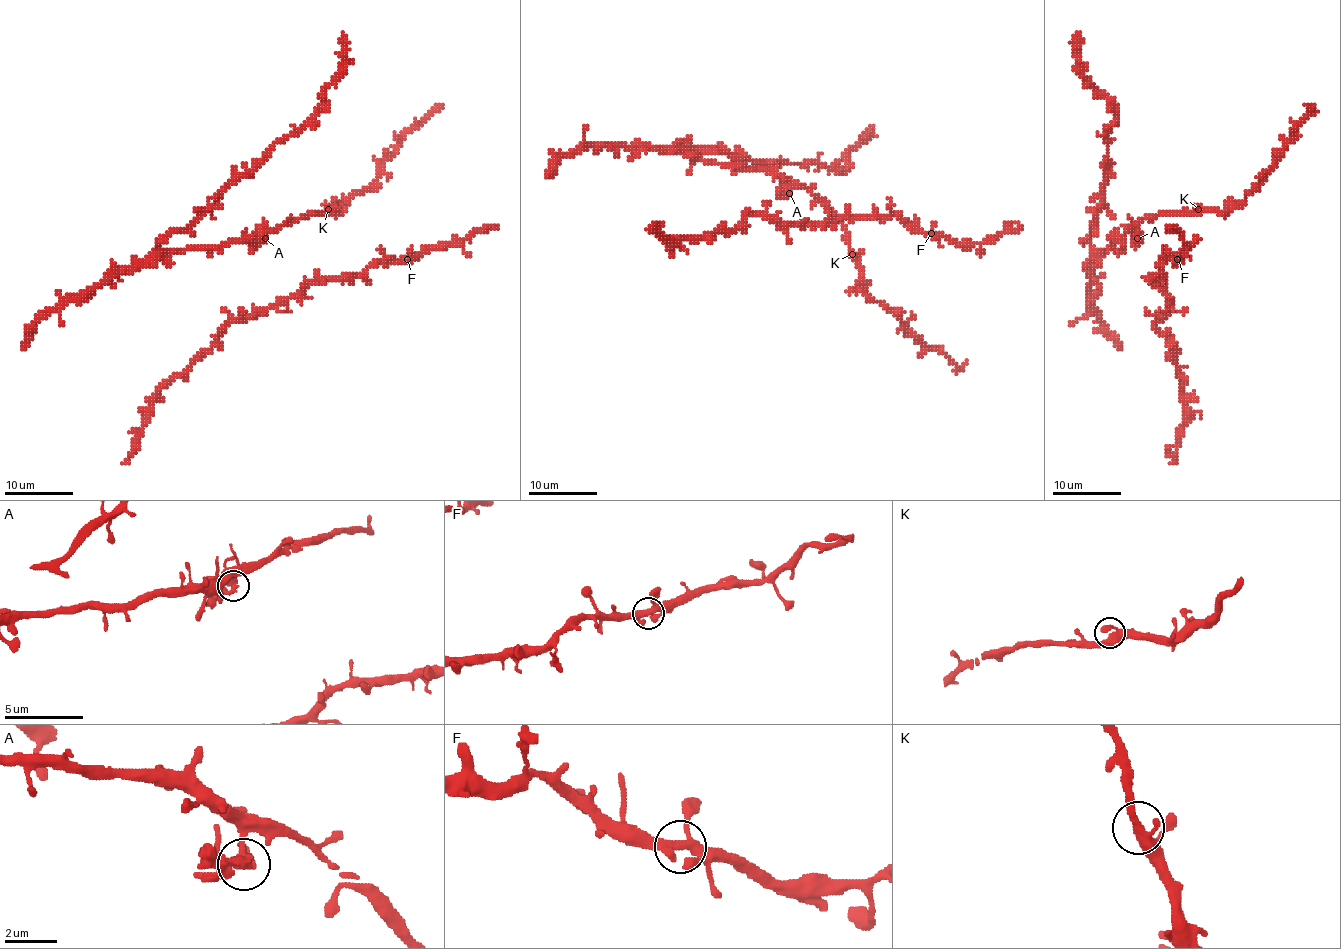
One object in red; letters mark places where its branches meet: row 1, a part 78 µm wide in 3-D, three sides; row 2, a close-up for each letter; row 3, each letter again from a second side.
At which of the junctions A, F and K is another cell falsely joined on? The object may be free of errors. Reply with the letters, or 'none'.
A

